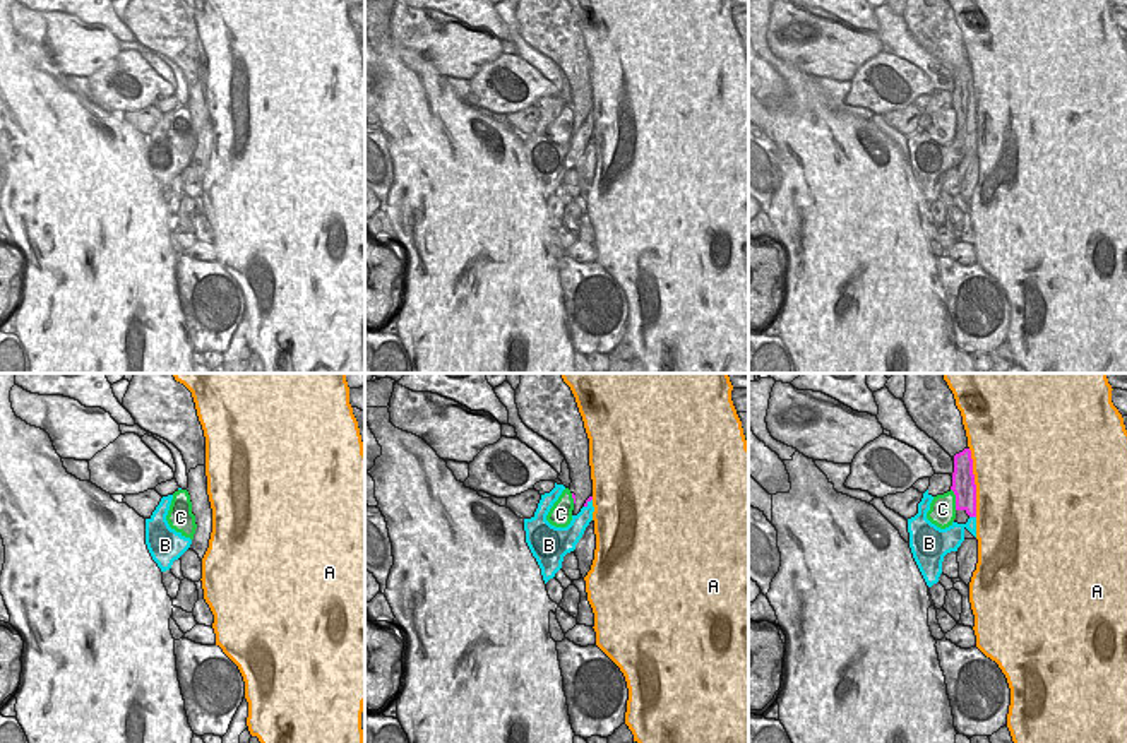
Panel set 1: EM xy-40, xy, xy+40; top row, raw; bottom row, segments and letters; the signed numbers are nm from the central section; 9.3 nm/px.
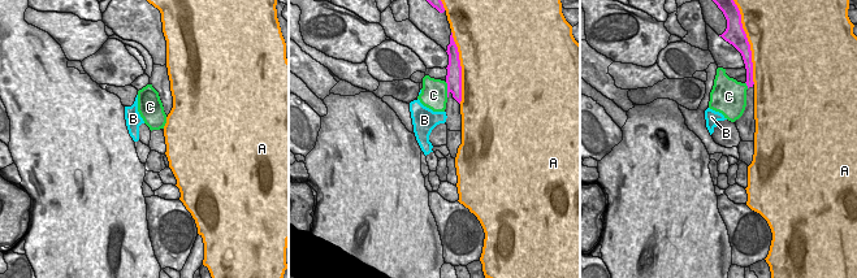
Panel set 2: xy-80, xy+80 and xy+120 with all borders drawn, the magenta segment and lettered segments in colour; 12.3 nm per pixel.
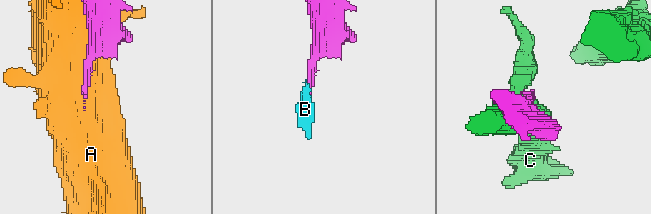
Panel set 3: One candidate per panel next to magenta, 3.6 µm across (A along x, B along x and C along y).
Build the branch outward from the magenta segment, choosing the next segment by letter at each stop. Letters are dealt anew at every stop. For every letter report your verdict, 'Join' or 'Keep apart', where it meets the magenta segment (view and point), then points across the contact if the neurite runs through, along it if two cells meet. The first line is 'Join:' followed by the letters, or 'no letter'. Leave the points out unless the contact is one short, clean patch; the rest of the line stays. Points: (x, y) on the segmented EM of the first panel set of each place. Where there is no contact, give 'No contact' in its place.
Join: no letter
A: Keep apart. Touches magenta at xy+40 (973, 483)
B: Keep apart. Touches magenta at xy+40 (973, 516). Boundary: xy+40 (970, 516), (975, 517)
C: Keep apart. Touches magenta at xy+40 (956, 499).

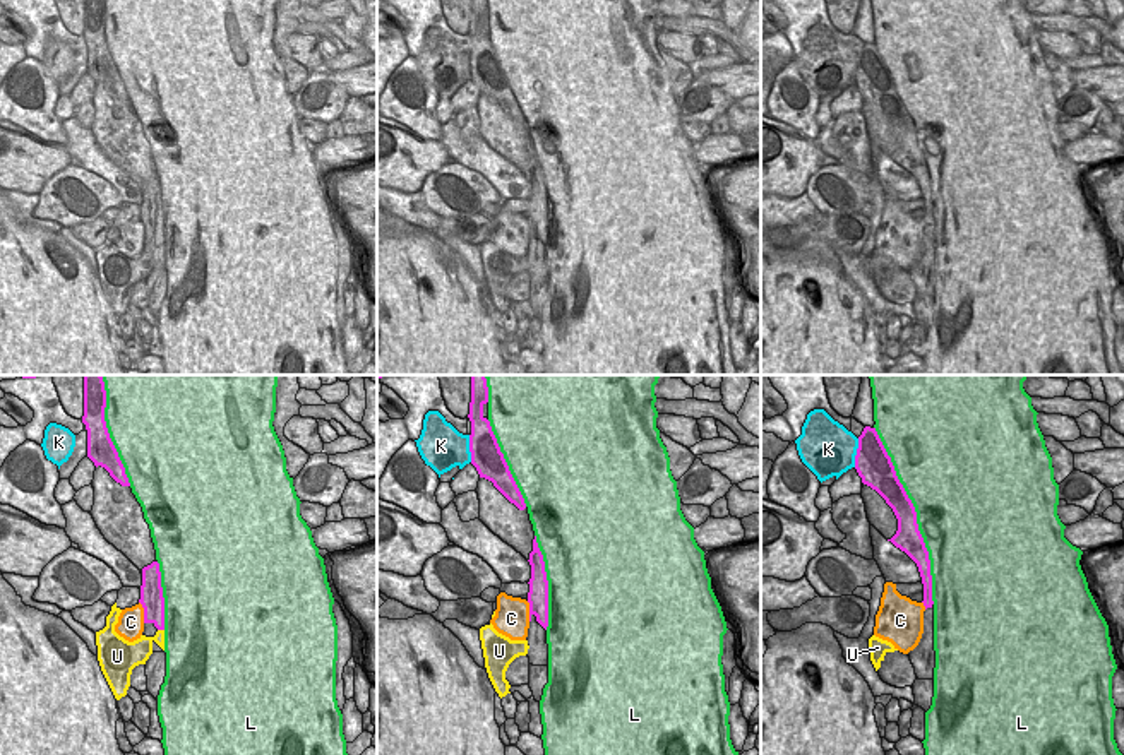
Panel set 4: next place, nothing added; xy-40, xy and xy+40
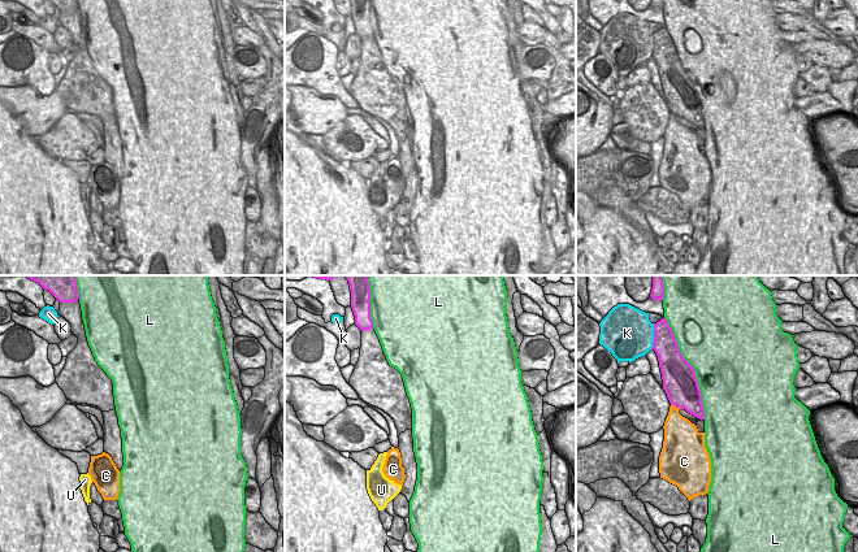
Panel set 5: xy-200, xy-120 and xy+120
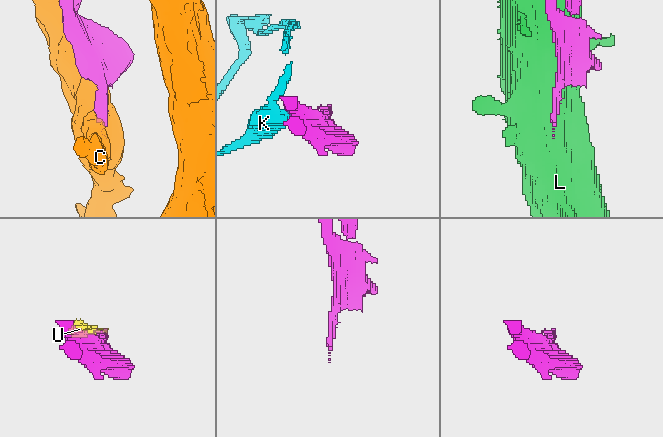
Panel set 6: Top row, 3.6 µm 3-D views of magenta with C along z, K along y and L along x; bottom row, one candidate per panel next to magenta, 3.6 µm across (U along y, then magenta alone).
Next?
Join: no letter
C: Keep apart. Touches magenta at xy-40 (144, 612)
K: Keep apart. Touches magenta at xy+40 (857, 452)
L: Keep apart. Touches magenta at xy+40 (915, 516)
U: Keep apart. Touches magenta at xy-40 (161, 629). Boundary: xy-40 (158, 629), (163, 630).

